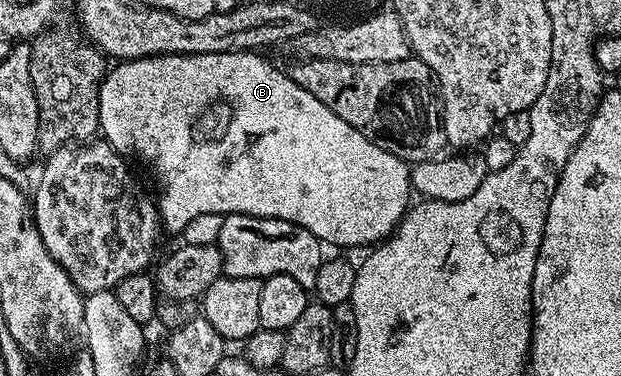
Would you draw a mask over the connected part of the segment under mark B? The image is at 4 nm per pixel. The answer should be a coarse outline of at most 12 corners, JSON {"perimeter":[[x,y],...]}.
{"perimeter":[[257,51],[121,61],[99,133],[164,232],[373,247],[410,166]]}

